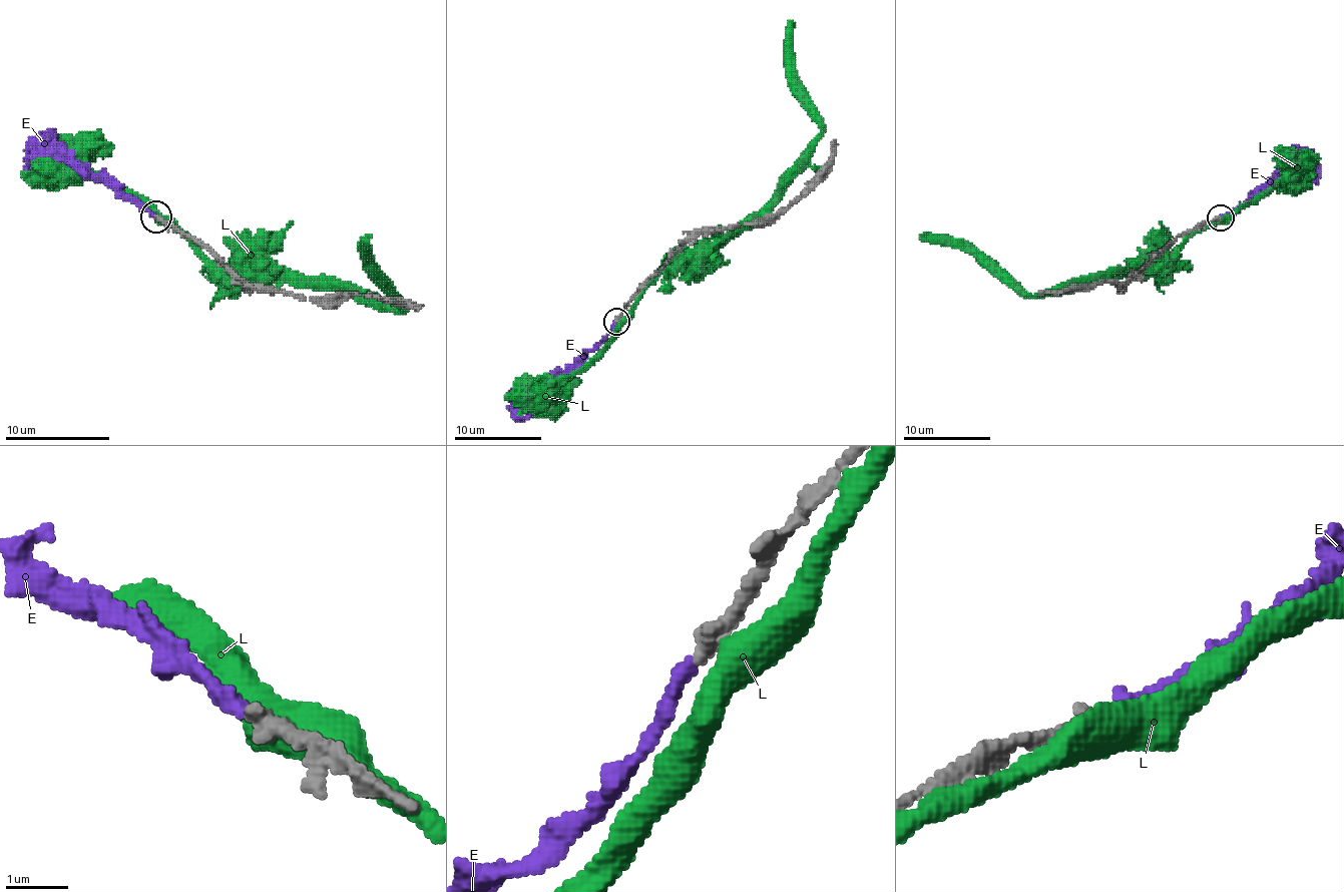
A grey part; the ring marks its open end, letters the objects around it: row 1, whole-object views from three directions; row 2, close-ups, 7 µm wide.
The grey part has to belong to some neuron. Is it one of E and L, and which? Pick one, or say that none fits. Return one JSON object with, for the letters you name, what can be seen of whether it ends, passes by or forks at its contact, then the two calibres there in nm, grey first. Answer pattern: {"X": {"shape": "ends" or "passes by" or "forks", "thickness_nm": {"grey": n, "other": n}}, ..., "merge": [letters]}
{"E": {"shape": "ends", "thickness_nm": {"grey": 280, "other": 240}}, "merge": ["E"]}

